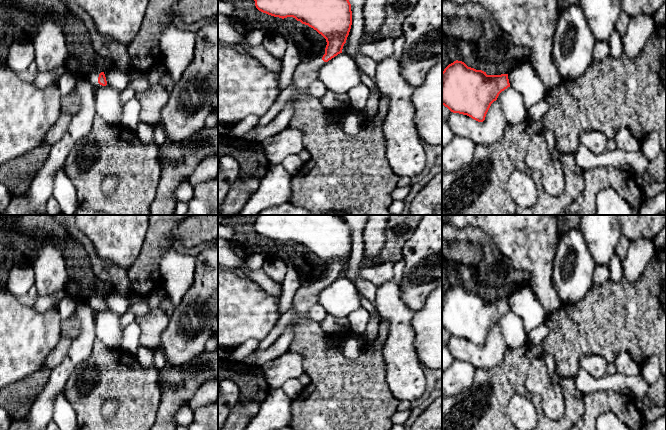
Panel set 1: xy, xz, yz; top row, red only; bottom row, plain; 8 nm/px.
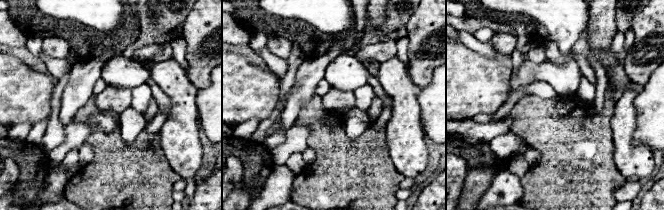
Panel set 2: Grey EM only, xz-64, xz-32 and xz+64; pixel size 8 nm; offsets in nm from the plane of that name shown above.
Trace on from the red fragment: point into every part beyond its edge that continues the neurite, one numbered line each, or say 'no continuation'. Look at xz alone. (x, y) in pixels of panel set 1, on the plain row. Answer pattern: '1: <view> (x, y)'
no continuation

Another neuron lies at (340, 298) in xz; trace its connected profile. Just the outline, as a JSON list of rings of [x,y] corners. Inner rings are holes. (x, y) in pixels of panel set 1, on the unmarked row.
[[[340,277],[328,286],[324,286],[318,295],[318,303],[327,314],[338,318],[348,317],[361,307],[361,299],[355,284]]]

